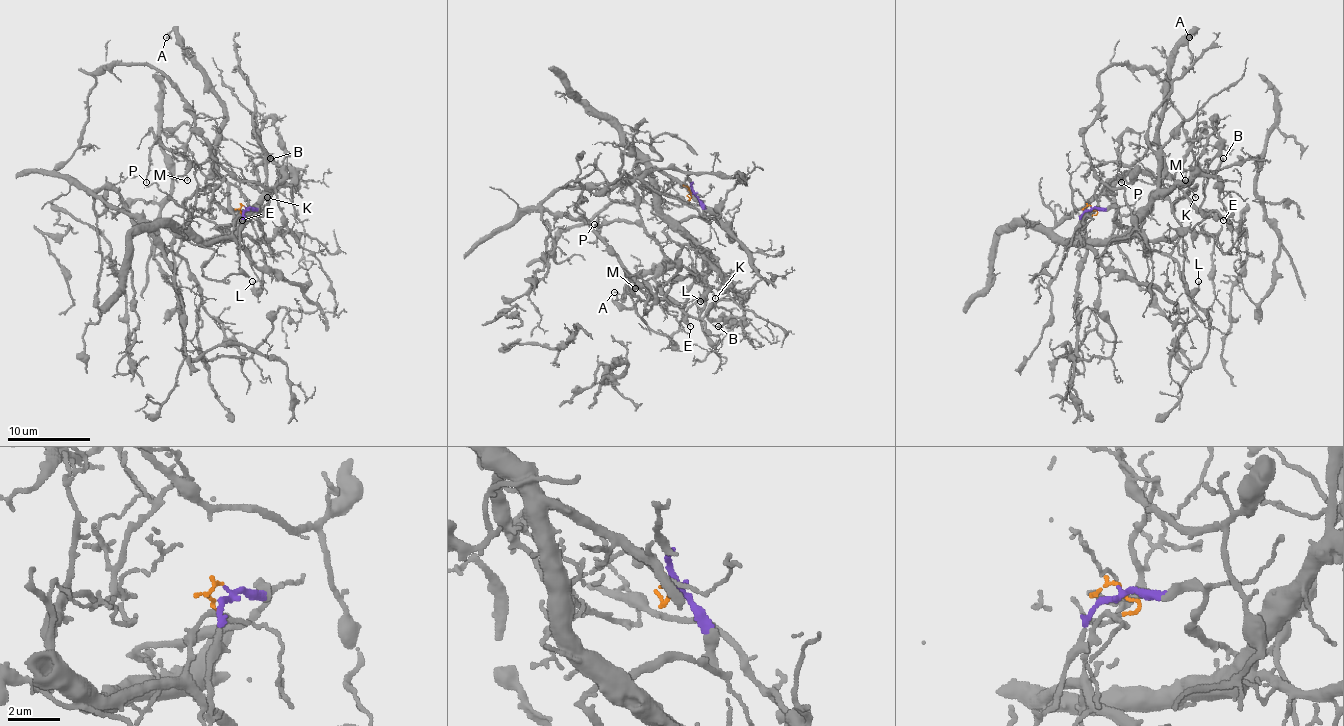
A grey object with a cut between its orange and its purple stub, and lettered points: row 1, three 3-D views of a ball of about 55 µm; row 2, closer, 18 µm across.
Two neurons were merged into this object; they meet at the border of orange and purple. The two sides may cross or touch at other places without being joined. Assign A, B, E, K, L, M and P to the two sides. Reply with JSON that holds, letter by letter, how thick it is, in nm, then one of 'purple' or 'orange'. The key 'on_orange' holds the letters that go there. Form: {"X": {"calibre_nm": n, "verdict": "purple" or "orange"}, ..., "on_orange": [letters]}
{"A": {"calibre_nm": 150, "verdict": "purple"}, "B": {"calibre_nm": 160, "verdict": "orange"}, "E": {"calibre_nm": 280, "verdict": "purple"}, "K": {"calibre_nm": 100, "verdict": "orange"}, "L": {"calibre_nm": 160, "verdict": "purple"}, "M": {"calibre_nm": 90, "verdict": "purple"}, "P": {"calibre_nm": 110, "verdict": "purple"}, "on_orange": ["B", "K"]}

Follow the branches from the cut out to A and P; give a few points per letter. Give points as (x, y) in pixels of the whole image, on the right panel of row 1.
A: (1090, 206), (1117, 210), (1113, 218), (1126, 229), (1142, 223), (1161, 181), (1167, 58), (1188, 37)
P: (1090, 206), (1117, 210), (1113, 218), (1136, 229), (1159, 185), (1159, 150), (1124, 164), (1120, 143), (1122, 183)

